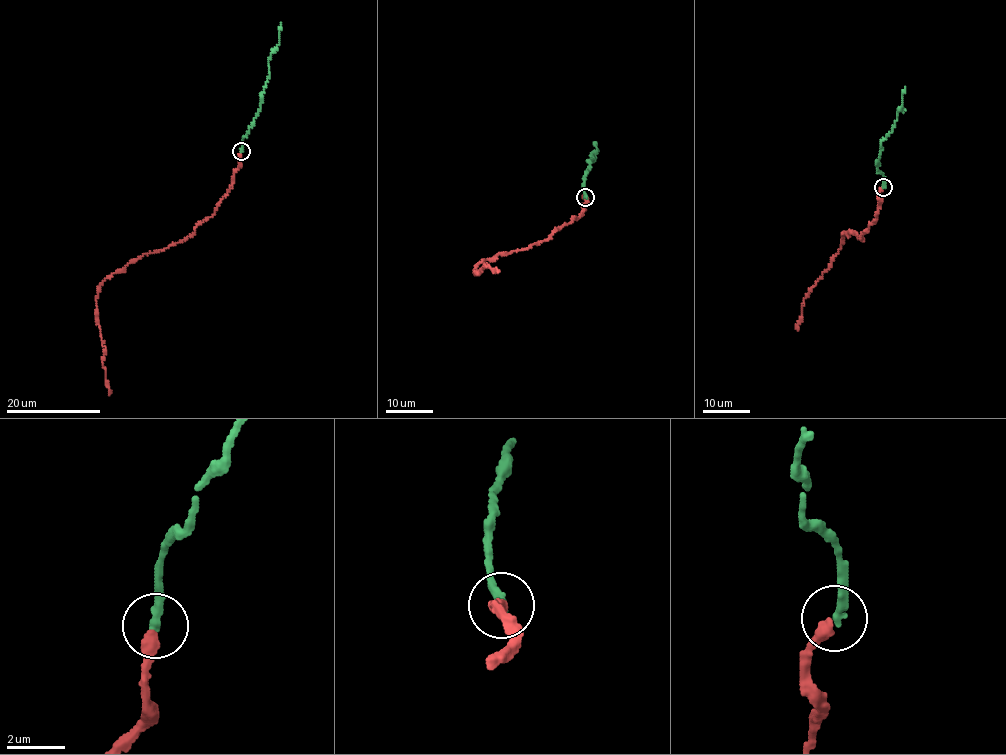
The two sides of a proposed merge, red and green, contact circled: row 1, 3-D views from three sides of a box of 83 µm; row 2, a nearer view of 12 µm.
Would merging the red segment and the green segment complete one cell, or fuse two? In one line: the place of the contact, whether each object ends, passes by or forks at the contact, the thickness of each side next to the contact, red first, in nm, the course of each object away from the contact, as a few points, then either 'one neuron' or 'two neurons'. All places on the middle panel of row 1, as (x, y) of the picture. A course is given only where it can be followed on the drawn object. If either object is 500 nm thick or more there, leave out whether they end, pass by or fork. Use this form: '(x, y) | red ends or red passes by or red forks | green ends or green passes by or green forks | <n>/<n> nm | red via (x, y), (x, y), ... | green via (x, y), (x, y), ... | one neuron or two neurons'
(585, 197) | red ends | green ends | 400/360 nm | red via (585, 196), (583, 214), (549, 238), (487, 258), (475, 271), (479, 274), (486, 265), (498, 272) | green via (585, 197), (583, 178), (590, 166), (587, 160), (594, 160), (590, 156), (597, 149), (595, 143) | one neuron

